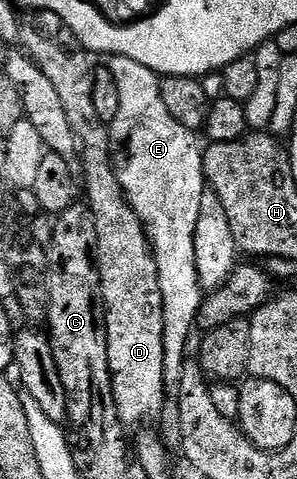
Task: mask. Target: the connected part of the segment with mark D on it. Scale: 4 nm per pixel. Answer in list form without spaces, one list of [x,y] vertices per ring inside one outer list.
[[[29,26],[22,27],[19,37],[20,43],[23,45],[24,51],[27,53],[30,60],[39,66],[39,70],[43,70],[43,74],[47,74],[51,86],[55,86],[55,90],[59,93],[59,98],[63,102],[63,110],[67,114],[67,123],[71,126],[71,134],[75,134],[79,152],[79,165],[81,164],[81,172],[85,175],[85,190],[89,194],[87,203],[92,212],[95,213],[95,222],[97,223],[97,254],[95,263],[97,273],[101,276],[101,302],[105,306],[105,329],[107,330],[107,358],[109,359],[109,369],[113,375],[113,397],[115,398],[115,406],[122,424],[126,426],[148,425],[153,420],[156,421],[161,415],[161,411],[165,408],[167,399],[167,389],[165,387],[165,339],[163,338],[163,294],[159,290],[159,278],[157,277],[157,263],[153,257],[153,247],[149,244],[149,235],[145,232],[145,225],[142,224],[139,214],[135,214],[135,210],[129,205],[129,199],[125,197],[123,186],[117,177],[117,171],[113,169],[113,161],[109,154],[109,129],[99,118],[99,114],[95,111],[95,102],[93,98],[93,74],[95,64],[92,64],[90,53],[84,50],[76,50],[72,52],[69,48],[64,48],[57,40],[52,40],[49,36],[44,36],[41,32],[36,32],[35,29]]]

